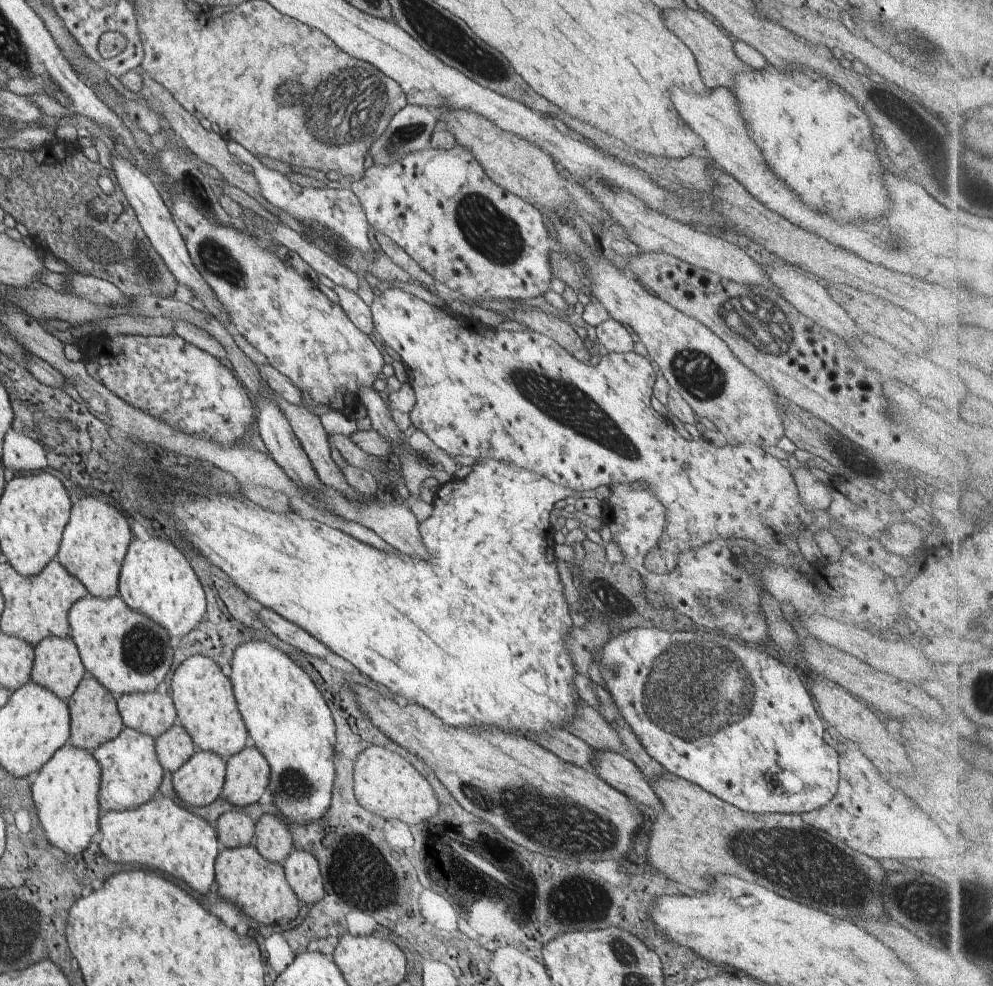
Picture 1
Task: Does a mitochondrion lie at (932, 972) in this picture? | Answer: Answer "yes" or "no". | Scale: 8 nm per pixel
no

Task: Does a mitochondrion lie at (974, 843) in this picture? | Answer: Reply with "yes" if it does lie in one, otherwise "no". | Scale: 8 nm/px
no

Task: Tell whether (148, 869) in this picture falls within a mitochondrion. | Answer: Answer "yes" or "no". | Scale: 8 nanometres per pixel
no

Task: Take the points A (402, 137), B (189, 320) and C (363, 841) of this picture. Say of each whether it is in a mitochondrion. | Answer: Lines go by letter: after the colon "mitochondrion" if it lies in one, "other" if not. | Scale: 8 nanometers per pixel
A: mitochondrion
B: other
C: mitochondrion

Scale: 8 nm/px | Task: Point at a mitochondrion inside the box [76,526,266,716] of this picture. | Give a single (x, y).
(143, 649)

